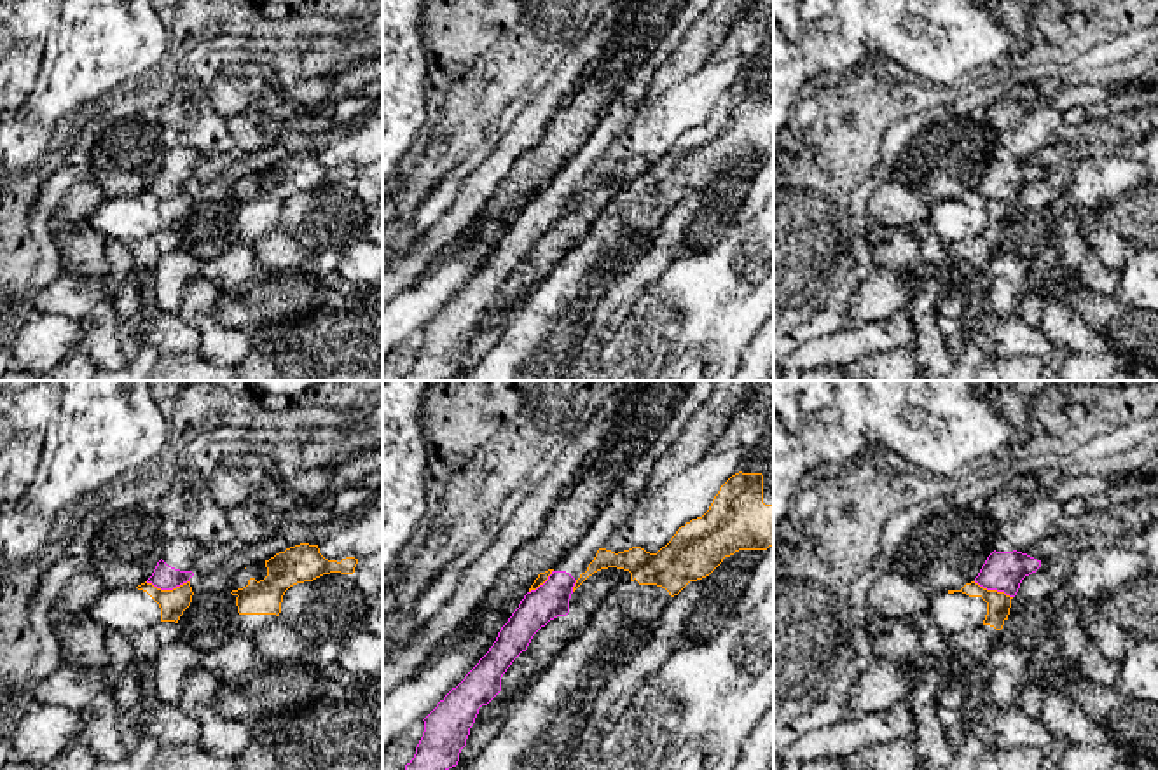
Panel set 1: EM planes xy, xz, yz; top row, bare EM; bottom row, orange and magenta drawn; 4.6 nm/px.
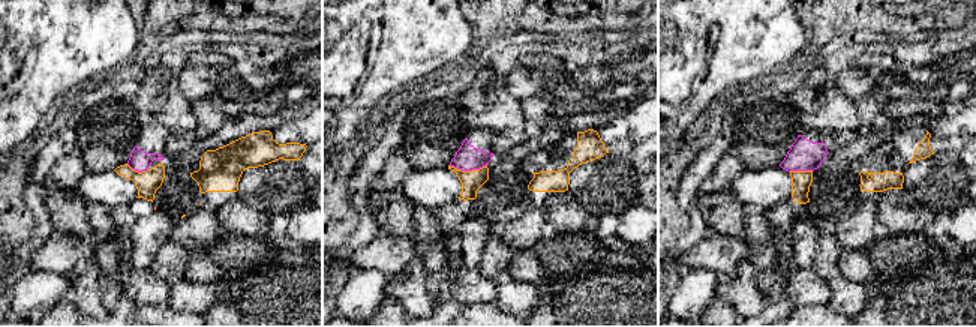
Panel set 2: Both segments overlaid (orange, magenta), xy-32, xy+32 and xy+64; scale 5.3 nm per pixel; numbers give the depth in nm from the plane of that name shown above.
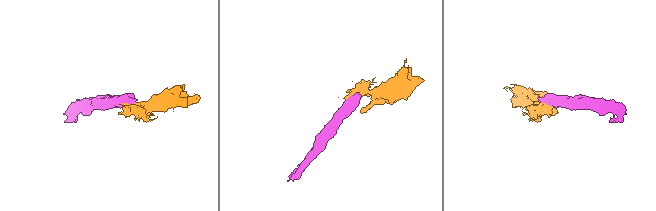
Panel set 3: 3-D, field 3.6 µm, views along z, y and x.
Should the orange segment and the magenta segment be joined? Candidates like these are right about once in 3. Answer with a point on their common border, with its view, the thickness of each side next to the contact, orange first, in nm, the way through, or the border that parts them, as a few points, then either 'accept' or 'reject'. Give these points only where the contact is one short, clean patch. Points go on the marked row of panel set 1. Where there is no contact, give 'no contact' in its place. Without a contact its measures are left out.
xy (166, 591) | 120/120 nm | along xy (189, 580), (172, 589), (158, 589), (145, 582) | reject

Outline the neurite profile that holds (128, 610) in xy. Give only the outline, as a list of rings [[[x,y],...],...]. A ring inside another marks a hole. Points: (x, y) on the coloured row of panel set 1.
[[[136,587],[107,590],[87,608],[87,615],[103,629],[126,636],[152,630],[161,623],[159,604]]]

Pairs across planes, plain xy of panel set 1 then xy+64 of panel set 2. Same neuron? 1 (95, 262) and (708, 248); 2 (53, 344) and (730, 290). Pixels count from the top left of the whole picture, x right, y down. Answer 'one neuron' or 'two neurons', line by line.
1: two neurons
2: two neurons

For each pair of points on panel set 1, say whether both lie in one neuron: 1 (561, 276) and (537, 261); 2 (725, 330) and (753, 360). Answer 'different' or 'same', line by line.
1: different
2: different

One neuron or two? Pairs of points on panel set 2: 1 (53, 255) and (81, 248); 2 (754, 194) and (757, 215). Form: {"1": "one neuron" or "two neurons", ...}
{"1": "one neuron", "2": "two neurons"}

